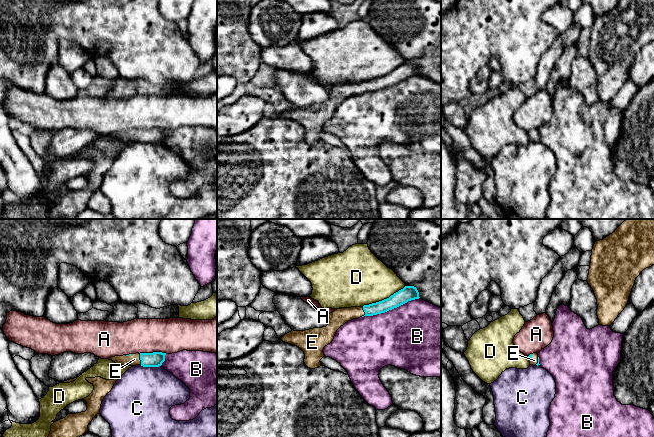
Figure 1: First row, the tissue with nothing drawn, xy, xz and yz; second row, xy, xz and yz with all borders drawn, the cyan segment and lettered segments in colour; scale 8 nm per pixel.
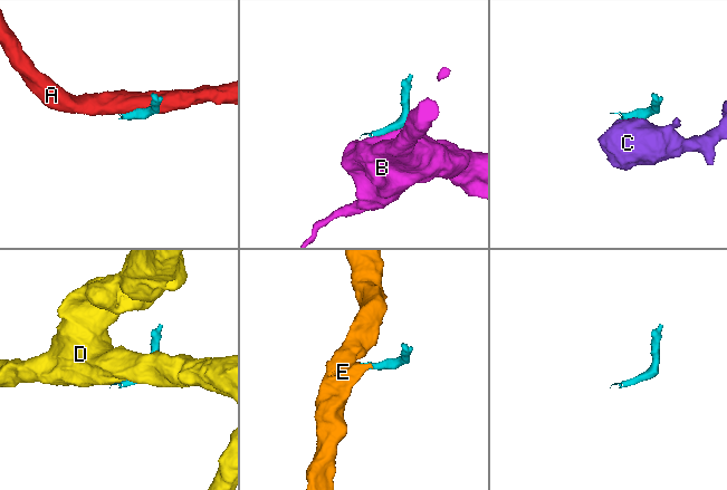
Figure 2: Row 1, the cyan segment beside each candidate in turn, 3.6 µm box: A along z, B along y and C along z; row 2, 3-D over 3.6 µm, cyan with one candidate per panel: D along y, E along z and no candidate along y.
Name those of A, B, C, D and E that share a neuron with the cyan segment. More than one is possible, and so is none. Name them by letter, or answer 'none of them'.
E

